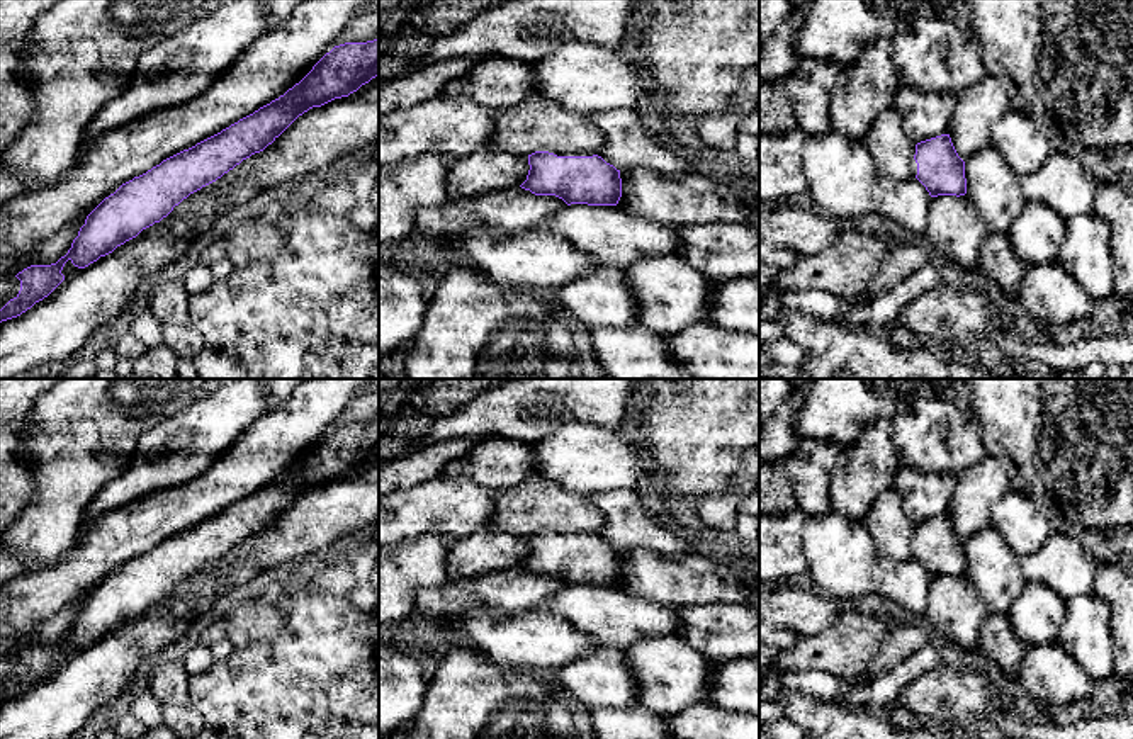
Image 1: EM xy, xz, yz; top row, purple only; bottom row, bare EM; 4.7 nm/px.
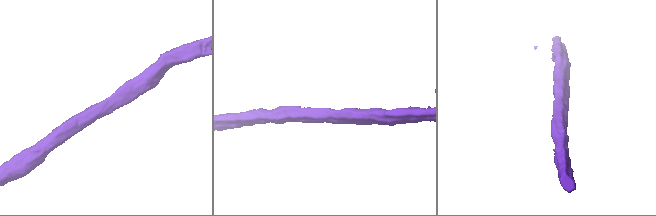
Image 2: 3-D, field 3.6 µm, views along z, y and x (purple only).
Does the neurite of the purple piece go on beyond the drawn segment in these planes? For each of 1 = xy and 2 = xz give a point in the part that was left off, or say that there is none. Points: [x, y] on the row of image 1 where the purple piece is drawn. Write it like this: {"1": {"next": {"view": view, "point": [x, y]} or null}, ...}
{"1": {"next": null}, "2": {"next": {"view": "xz", "point": [580, 153]}}}

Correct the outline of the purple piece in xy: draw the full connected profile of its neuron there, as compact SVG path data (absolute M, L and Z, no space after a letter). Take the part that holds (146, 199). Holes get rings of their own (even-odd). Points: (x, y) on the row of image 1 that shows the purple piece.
M379 37L335 46L279 99L122 183L87 216L65 257L51 265L31 265L15 275L20 291L0 309L0 323L20 316L48 297L65 280L61 270L68 260L85 268L112 253L166 217L190 194L263 151L299 116L348 97L375 76L379 76Z

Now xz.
M589 151L528 155L528 175L520 185L535 195L555 195L567 206L617 206L622 197L620 170Z

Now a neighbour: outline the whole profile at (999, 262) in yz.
M987 233L980 251L978 272L994 280L1006 296L1017 297L1024 265L1012 250L1007 234Z

